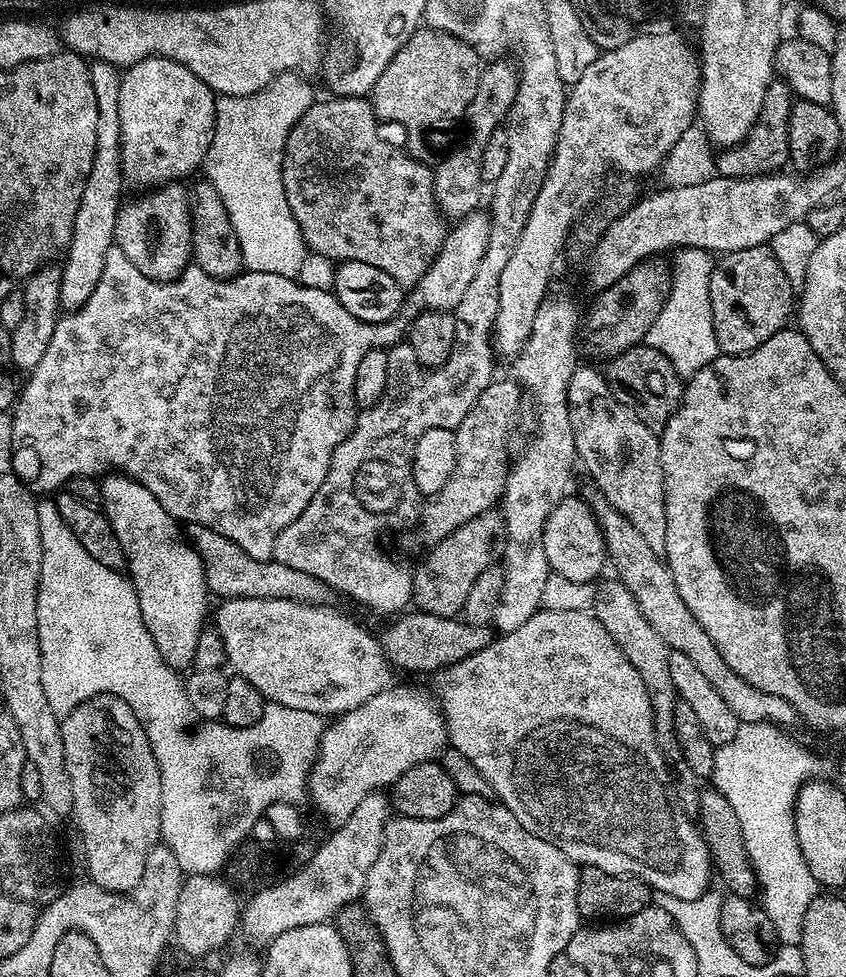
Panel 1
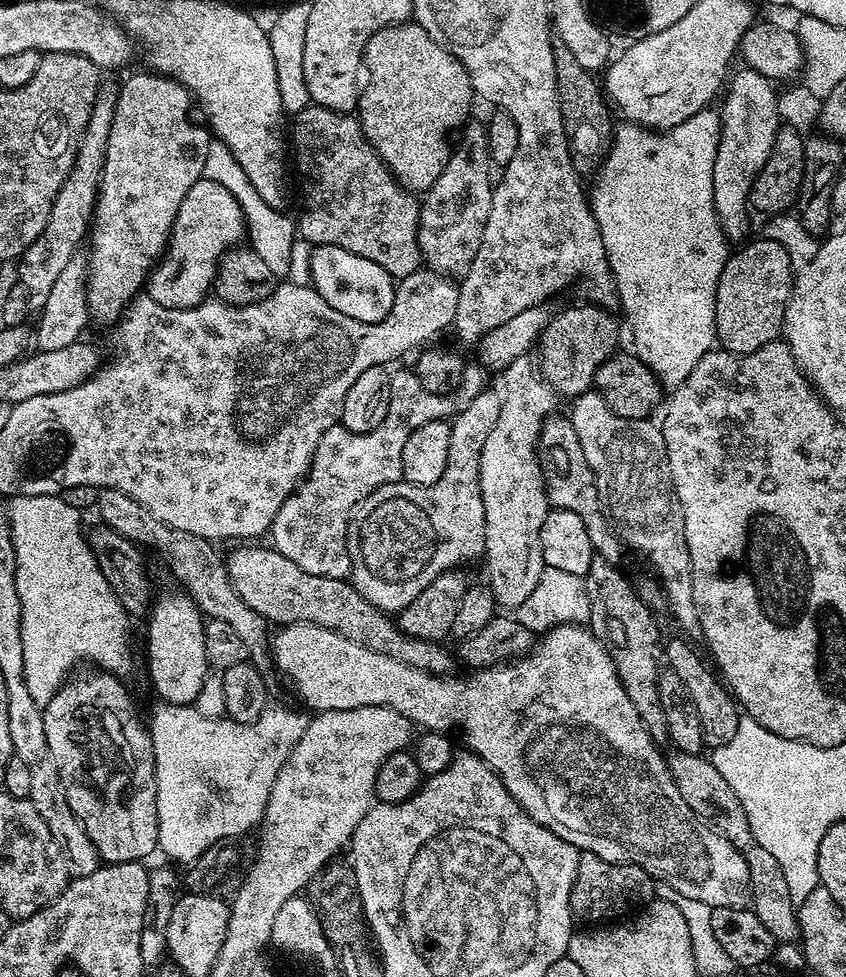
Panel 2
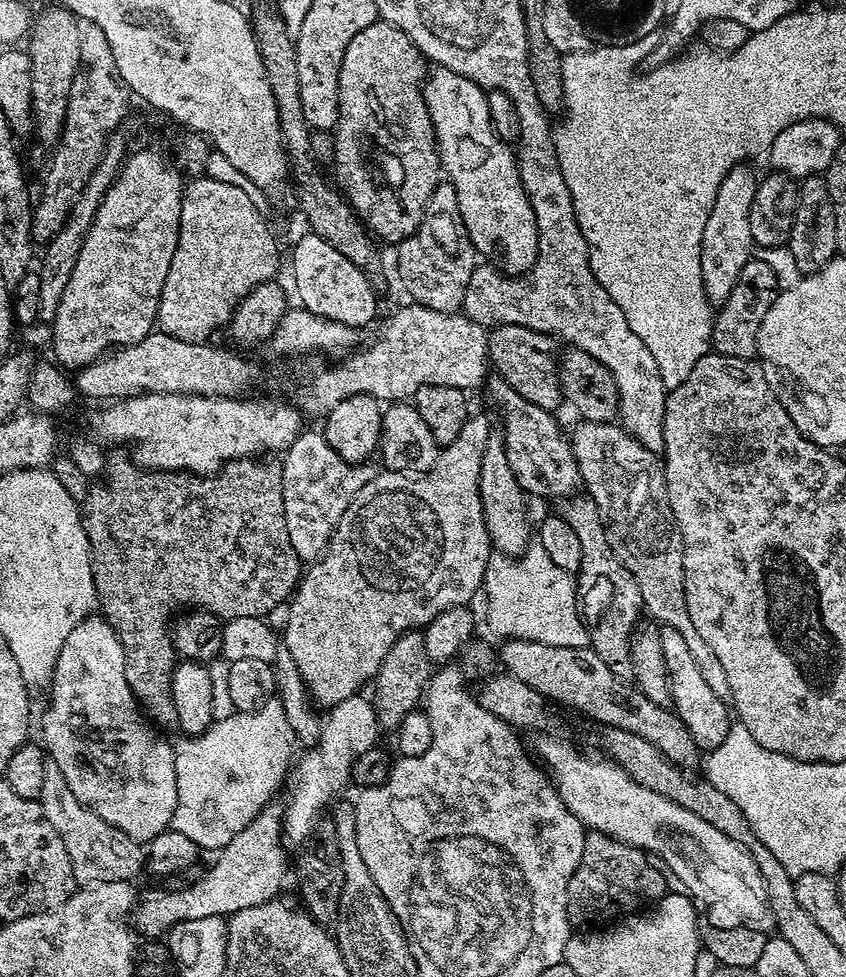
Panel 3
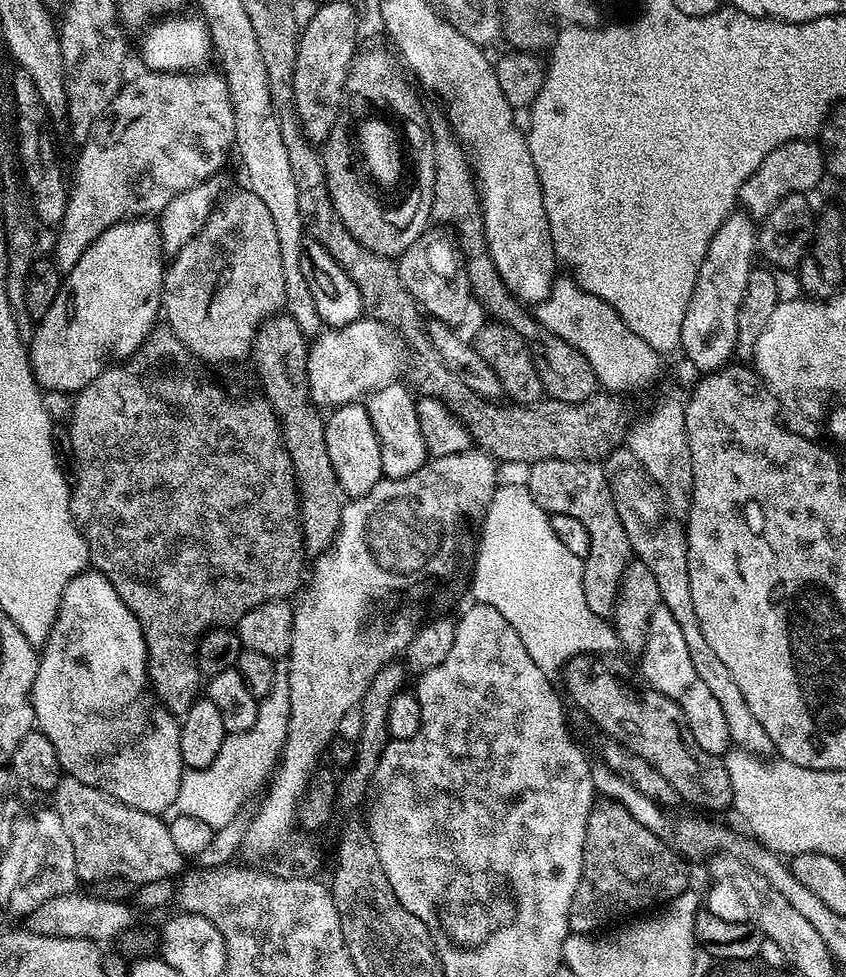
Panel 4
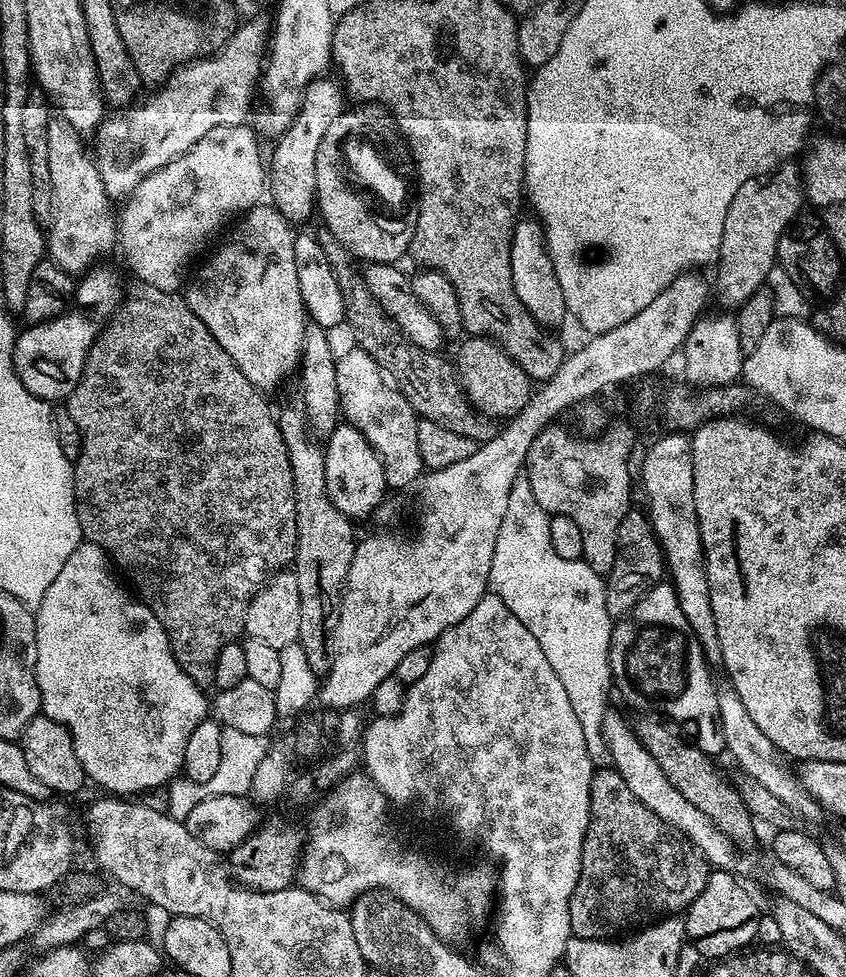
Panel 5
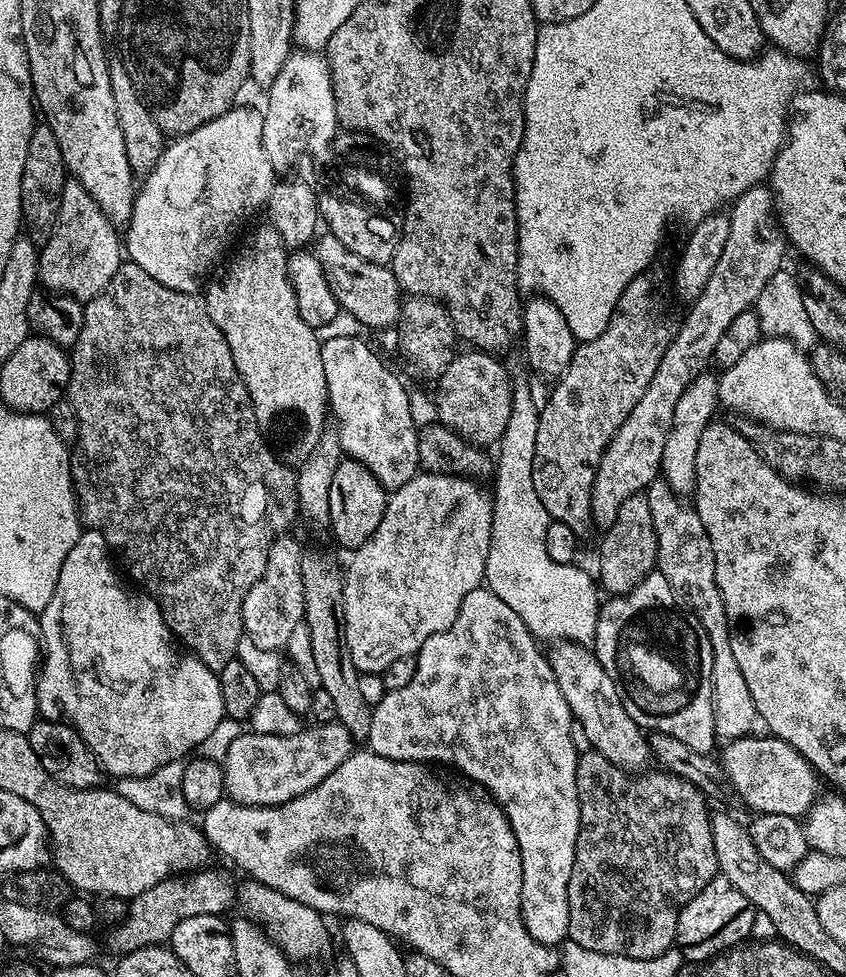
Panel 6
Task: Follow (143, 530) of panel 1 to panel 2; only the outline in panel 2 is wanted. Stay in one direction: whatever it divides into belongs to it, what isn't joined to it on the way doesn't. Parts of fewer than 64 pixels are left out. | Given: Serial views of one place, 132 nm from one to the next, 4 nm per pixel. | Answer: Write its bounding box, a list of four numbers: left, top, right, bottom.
[148,592,210,706]

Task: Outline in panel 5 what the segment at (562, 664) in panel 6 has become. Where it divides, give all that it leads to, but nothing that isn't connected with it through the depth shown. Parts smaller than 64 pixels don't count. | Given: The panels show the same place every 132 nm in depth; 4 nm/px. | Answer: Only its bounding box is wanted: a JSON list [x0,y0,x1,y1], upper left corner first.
[600,710,737,870]

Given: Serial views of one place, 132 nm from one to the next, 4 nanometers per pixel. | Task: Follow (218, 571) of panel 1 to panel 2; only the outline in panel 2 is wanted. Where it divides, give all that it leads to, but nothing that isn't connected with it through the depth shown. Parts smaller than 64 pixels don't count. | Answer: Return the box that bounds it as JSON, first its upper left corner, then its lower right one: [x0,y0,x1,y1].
[227,546,453,676]

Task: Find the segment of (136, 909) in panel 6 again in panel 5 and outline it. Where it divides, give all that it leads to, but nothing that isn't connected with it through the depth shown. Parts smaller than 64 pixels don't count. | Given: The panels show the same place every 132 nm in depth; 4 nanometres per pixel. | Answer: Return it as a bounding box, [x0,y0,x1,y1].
[226,820,304,892]

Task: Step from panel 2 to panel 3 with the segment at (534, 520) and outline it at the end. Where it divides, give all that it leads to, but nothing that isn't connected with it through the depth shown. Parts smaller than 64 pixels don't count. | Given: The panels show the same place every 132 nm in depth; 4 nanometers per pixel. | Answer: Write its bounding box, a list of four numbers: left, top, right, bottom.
[480,431,529,554]

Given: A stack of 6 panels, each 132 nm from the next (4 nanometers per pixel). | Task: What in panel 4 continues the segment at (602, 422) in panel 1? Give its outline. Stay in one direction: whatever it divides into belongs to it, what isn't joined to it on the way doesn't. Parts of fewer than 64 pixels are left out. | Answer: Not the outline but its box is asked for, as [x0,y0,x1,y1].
[603,446,774,758]

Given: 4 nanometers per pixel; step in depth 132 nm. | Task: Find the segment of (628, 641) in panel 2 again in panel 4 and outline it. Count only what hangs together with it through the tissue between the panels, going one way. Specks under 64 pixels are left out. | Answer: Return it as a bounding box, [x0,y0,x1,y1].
[526,460,633,617]

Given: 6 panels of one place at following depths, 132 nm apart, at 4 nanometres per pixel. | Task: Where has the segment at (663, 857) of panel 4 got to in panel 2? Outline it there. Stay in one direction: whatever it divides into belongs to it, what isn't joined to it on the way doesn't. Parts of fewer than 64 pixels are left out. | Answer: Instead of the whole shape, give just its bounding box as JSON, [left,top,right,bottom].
[570,852,657,922]

